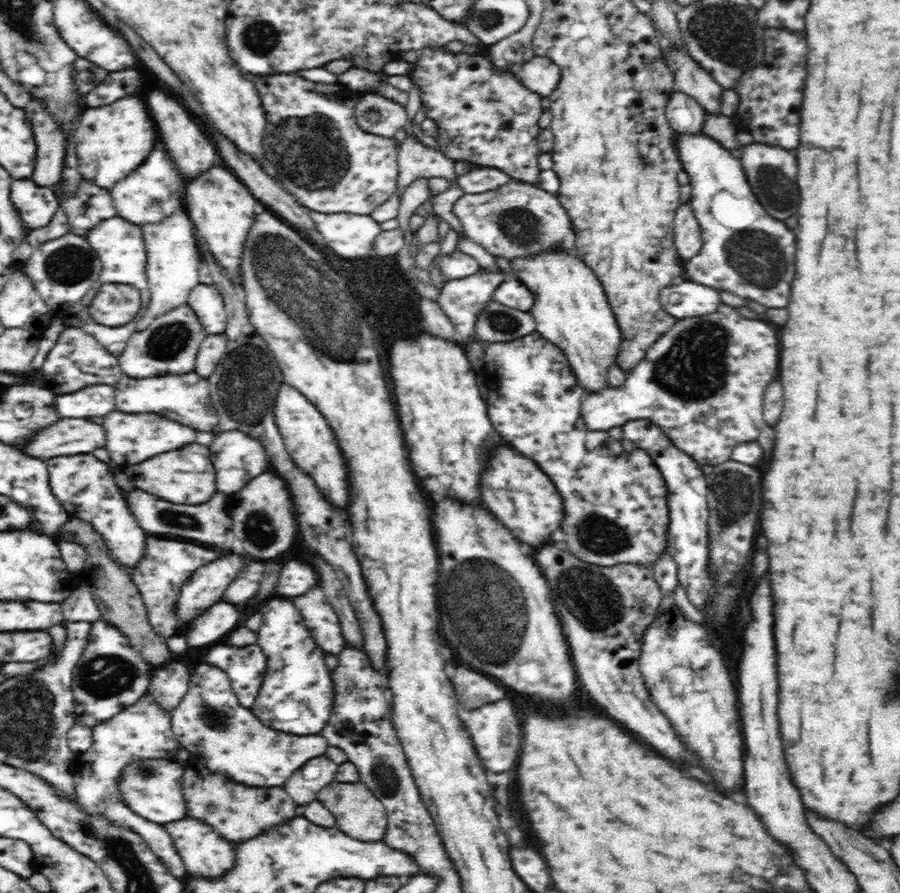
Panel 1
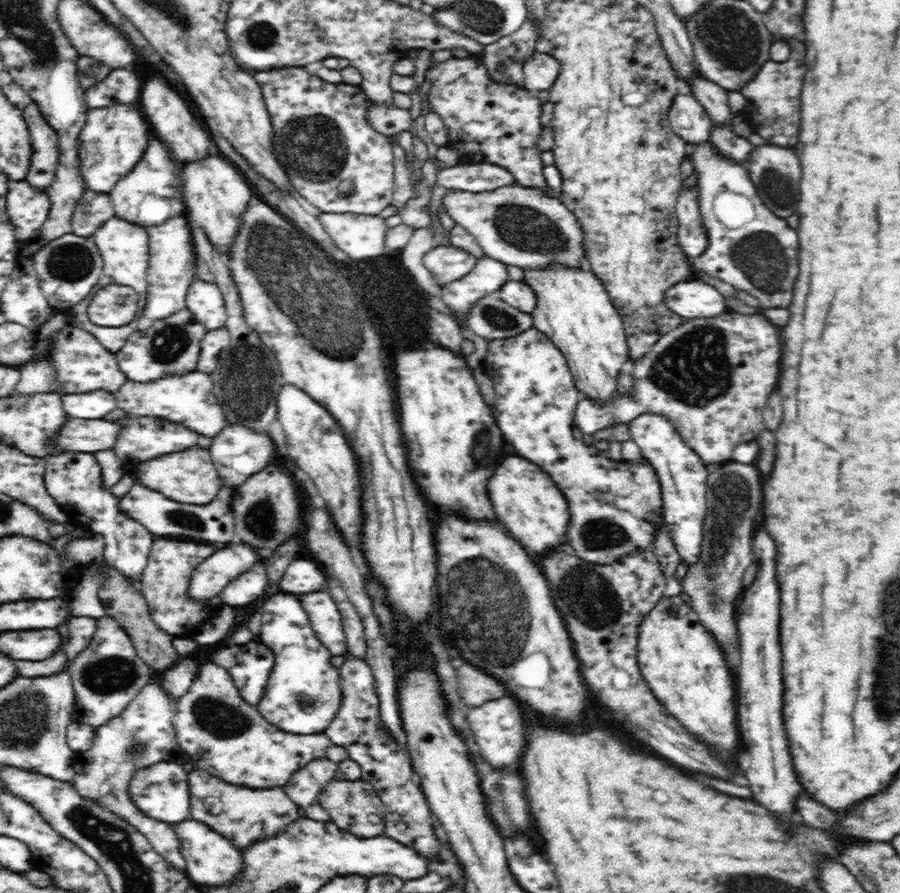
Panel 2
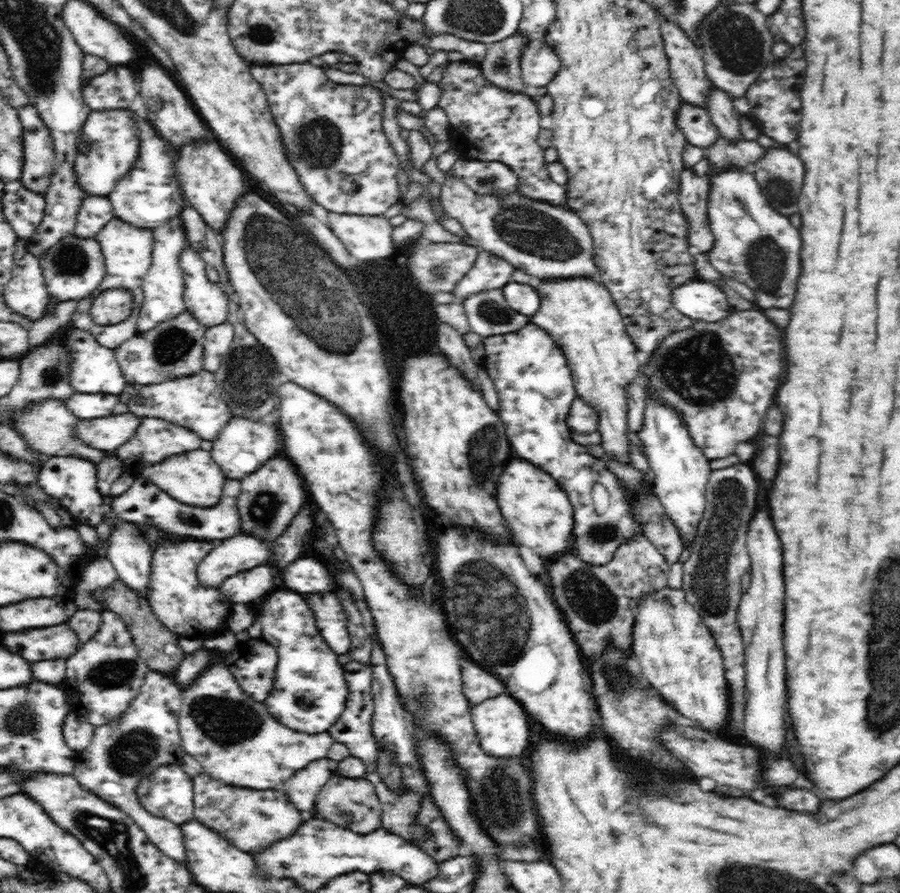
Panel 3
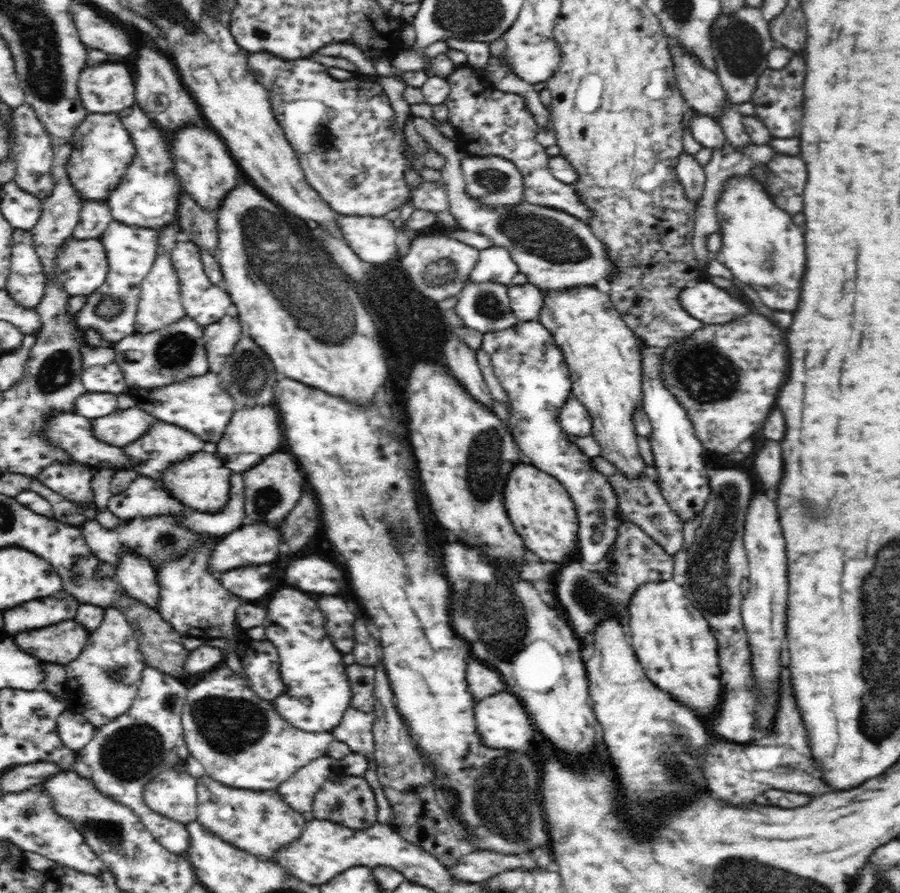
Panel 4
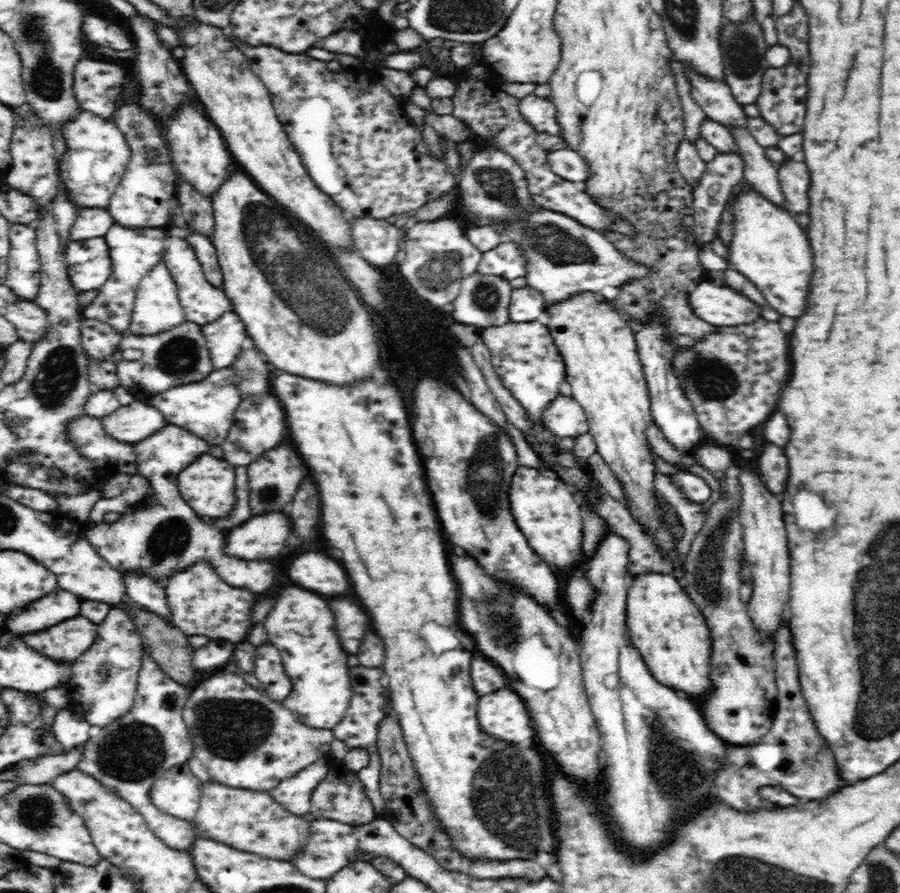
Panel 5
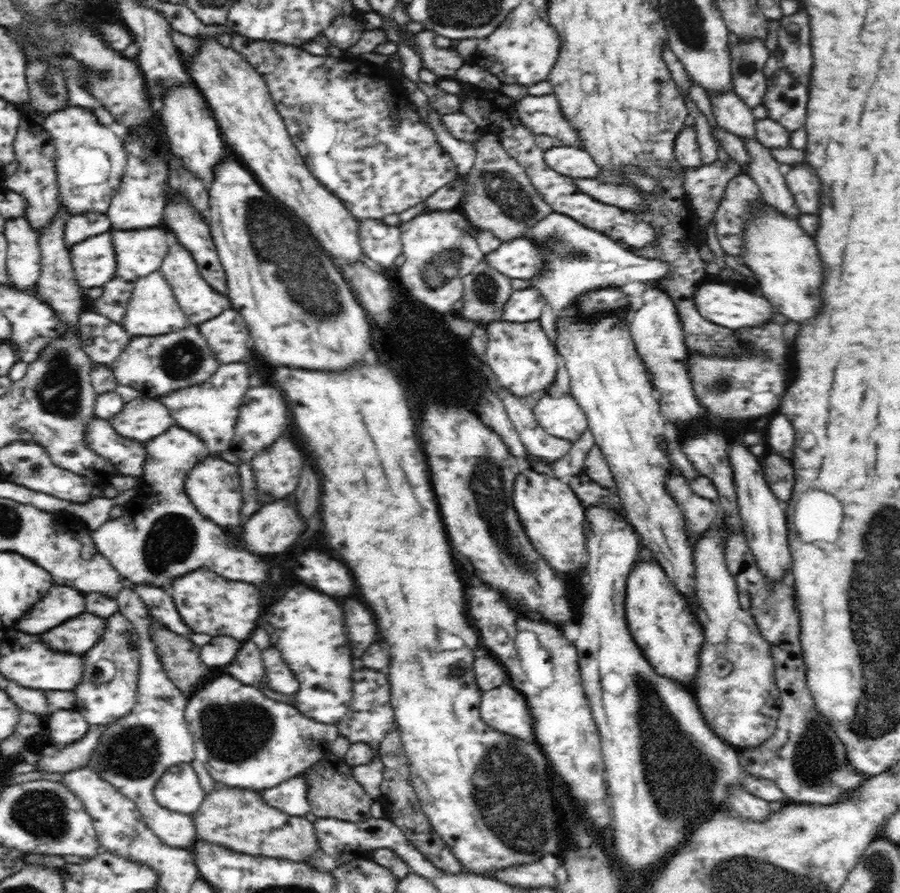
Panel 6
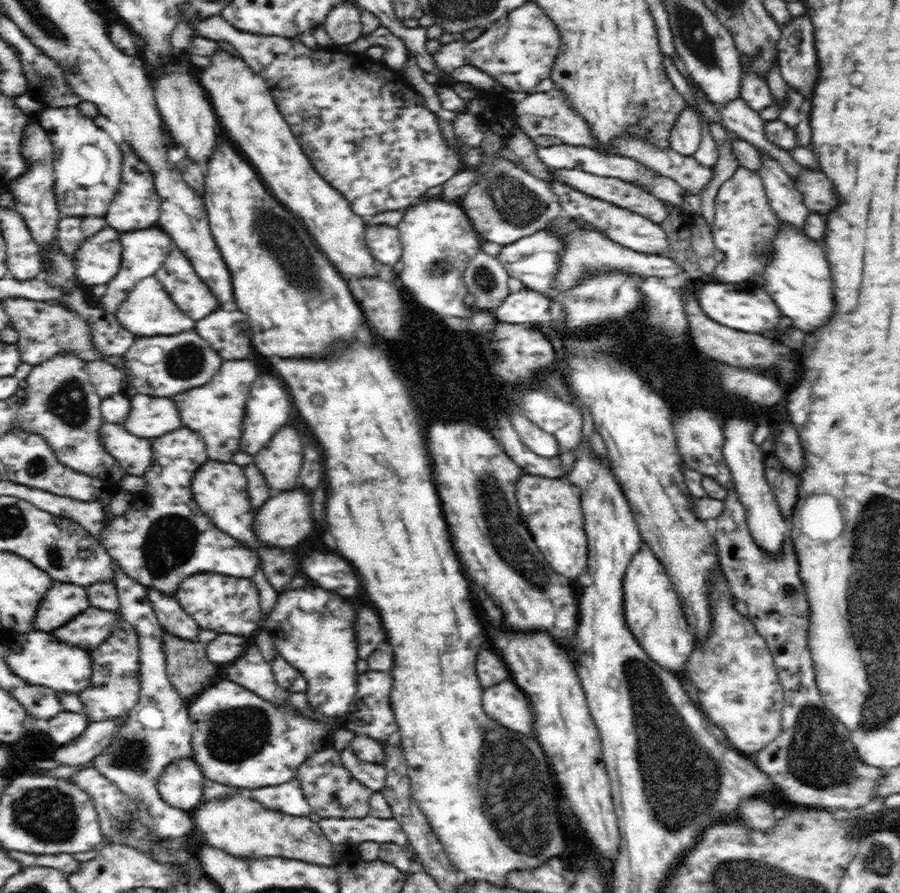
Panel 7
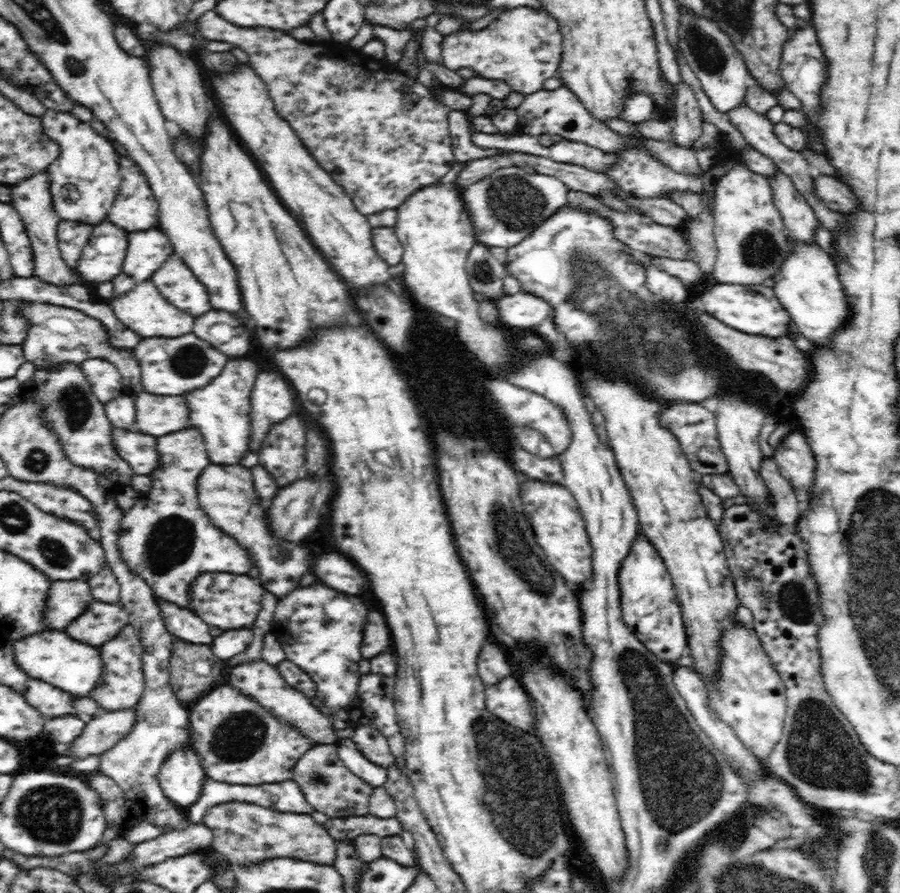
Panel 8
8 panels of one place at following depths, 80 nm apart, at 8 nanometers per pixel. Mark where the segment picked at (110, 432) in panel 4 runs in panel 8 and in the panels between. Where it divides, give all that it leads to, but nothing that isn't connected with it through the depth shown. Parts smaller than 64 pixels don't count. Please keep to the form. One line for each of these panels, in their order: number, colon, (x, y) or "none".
5: (134, 422)
6: (144, 418)
7: (149, 417)
8: (156, 415)

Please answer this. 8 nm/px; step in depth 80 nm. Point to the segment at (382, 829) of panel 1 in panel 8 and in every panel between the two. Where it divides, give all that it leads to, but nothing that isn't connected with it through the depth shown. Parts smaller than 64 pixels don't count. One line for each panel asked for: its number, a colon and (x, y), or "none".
2: (354, 806)
3: (352, 803)
4: (349, 800)
5: (341, 796)
6: (333, 792)
7: (330, 789)
8: (328, 785)

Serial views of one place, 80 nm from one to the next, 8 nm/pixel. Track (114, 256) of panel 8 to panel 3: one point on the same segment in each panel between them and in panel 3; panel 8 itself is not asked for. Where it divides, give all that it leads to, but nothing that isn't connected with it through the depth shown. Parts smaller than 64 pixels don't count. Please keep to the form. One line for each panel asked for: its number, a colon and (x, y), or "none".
3: (72, 269)
4: (82, 266)
5: (88, 261)
6: (93, 260)
7: (97, 260)

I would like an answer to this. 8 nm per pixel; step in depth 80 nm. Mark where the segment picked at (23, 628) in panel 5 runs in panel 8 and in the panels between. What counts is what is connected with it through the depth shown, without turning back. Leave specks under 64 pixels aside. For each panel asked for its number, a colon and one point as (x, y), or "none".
6: (61, 603)
7: (63, 602)
8: (67, 599)

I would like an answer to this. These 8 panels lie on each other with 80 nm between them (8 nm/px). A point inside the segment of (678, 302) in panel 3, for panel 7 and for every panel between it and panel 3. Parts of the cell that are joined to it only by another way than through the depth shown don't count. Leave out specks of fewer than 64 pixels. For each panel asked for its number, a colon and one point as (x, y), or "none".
4: (713, 305)
5: (718, 304)
6: (719, 302)
7: (754, 312)

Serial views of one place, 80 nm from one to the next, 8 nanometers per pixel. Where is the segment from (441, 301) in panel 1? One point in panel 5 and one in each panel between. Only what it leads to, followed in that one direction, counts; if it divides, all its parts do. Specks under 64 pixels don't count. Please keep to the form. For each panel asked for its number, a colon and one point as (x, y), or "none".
2: (489, 274)
3: (489, 271)
4: (495, 264)
5: (506, 260)

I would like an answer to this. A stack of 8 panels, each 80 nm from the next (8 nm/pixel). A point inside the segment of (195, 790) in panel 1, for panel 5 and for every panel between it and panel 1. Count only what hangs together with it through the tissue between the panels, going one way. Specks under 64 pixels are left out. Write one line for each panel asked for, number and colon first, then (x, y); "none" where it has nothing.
2: (242, 815)
3: (251, 819)
4: (260, 823)
5: (252, 822)

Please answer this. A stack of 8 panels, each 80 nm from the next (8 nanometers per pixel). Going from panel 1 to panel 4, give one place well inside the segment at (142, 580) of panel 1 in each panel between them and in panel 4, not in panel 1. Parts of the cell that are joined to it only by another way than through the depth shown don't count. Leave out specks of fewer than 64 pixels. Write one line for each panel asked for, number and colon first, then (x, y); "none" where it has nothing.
2: (171, 563)
3: (178, 600)
4: (192, 600)

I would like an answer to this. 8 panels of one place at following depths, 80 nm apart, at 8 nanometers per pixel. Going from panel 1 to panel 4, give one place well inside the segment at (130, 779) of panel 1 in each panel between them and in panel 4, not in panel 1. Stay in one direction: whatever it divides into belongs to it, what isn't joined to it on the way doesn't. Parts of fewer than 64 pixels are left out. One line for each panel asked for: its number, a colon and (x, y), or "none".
2: (160, 791)
3: (167, 792)
4: (173, 793)

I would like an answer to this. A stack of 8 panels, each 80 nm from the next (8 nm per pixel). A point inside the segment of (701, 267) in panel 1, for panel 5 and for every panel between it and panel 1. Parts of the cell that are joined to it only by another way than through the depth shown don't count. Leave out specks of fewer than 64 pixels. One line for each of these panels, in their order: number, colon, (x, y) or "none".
2: (750, 248)
3: (753, 244)
4: (761, 245)
5: (768, 246)

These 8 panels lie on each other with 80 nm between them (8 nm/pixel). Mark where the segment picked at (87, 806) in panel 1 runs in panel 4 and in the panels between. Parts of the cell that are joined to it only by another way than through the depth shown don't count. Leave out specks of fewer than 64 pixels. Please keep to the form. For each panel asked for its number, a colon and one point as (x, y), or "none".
2: (143, 734)
3: (145, 736)
4: (126, 753)

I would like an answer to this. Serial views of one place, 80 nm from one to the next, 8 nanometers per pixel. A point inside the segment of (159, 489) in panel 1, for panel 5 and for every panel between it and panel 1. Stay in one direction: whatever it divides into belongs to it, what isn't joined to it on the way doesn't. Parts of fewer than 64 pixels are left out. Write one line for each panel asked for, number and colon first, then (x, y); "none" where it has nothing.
2: (189, 476)
3: (194, 478)
4: (202, 482)
5: (207, 485)

